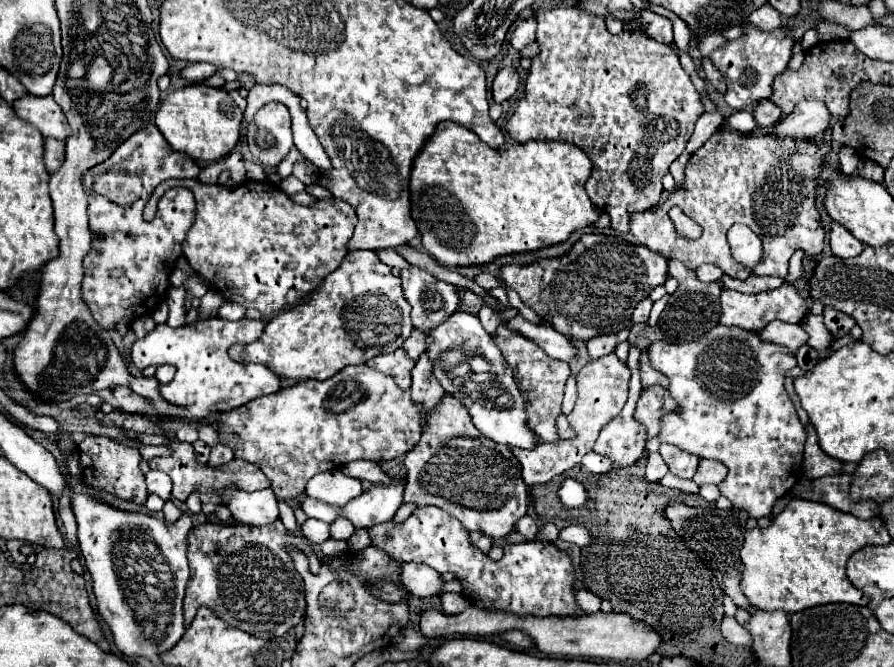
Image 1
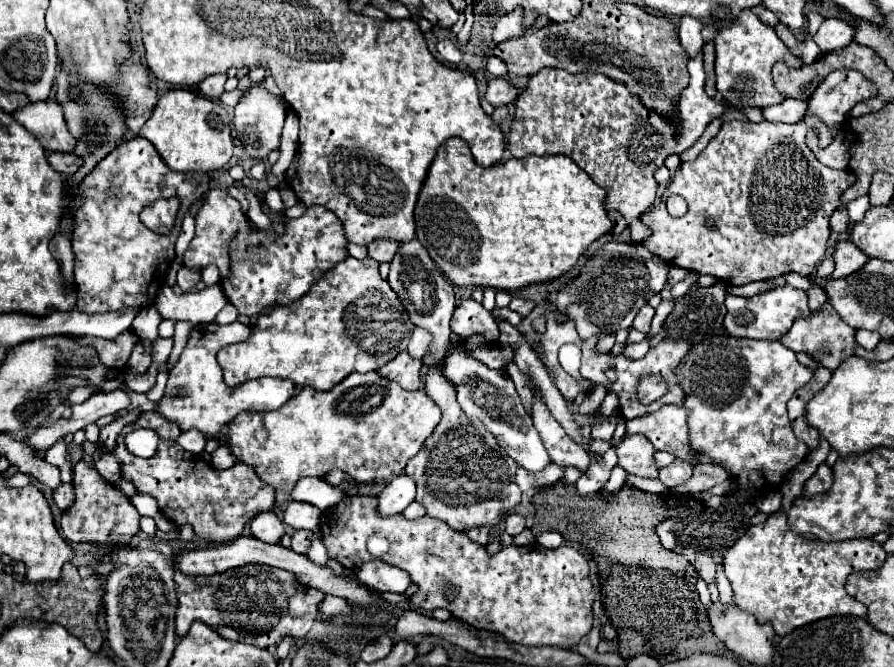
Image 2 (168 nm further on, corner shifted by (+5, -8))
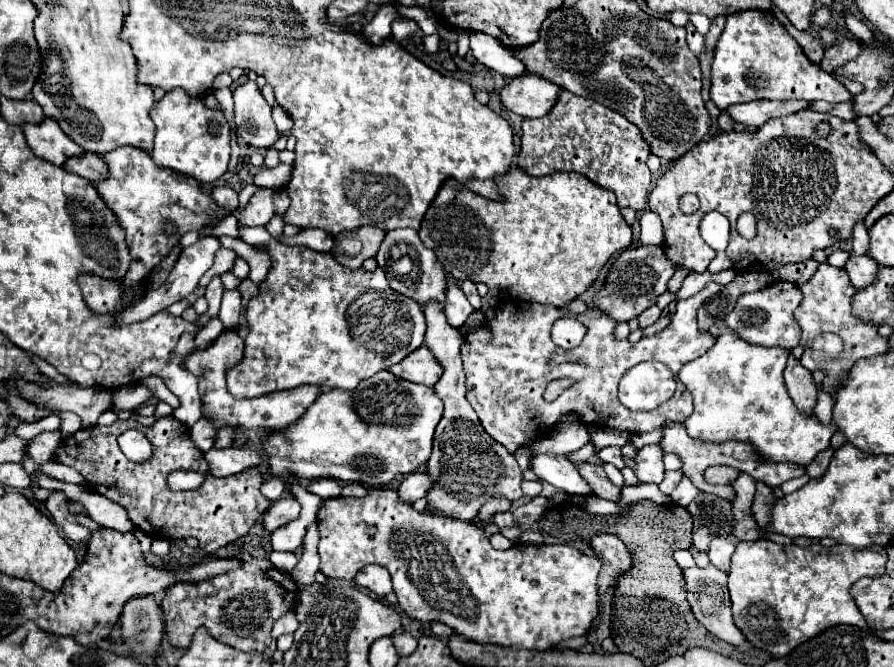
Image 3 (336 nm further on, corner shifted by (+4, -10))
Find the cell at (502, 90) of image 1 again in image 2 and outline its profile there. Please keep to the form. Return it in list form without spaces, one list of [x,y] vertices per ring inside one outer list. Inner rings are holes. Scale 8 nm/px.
[[[496,77],[488,83],[488,89],[486,89],[486,101],[492,105],[492,107],[500,107],[500,105],[508,105],[512,103],[516,97],[518,97],[518,89],[516,85],[508,83],[506,79],[502,77]]]

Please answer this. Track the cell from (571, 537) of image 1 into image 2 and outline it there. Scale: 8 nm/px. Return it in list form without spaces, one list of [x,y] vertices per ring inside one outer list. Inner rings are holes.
[[[544,533],[544,535],[538,535],[536,541],[546,547],[546,549],[556,549],[562,545],[562,537],[558,533]]]

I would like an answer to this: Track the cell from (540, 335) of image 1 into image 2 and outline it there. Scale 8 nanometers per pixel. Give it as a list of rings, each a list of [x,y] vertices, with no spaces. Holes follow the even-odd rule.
[[[464,299],[460,305],[456,305],[450,327],[452,333],[464,339],[470,335],[484,335],[486,341],[496,341],[500,335],[490,311],[486,311],[474,299]]]

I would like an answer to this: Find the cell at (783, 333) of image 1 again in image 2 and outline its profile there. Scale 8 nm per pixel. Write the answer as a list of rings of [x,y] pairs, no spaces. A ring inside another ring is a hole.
[[[826,301],[822,305],[820,311],[816,313],[810,313],[808,319],[802,319],[802,321],[794,321],[792,329],[780,339],[780,343],[784,343],[788,349],[792,351],[802,351],[802,353],[808,353],[810,357],[818,359],[826,369],[830,369],[832,373],[840,367],[840,363],[848,357],[854,355],[854,347],[856,347],[856,329],[852,329],[850,325],[846,325],[840,315],[832,309],[830,301]]]

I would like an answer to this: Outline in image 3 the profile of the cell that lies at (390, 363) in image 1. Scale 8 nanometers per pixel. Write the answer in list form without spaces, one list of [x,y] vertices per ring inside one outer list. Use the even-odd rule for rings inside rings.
[[[425,345],[409,353],[401,363],[389,367],[389,371],[395,377],[401,377],[411,383],[421,383],[425,387],[433,387],[441,377],[441,365],[433,359],[431,351]]]

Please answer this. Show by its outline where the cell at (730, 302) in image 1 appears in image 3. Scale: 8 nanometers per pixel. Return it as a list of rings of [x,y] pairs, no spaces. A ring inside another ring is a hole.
[[[775,281],[761,291],[741,295],[737,299],[735,309],[725,317],[725,323],[747,343],[765,345],[765,347],[779,345],[785,349],[793,349],[799,345],[799,337],[801,337],[801,329],[793,319],[793,311],[801,305],[801,299],[803,299],[803,293],[799,291],[797,285],[787,281]]]

